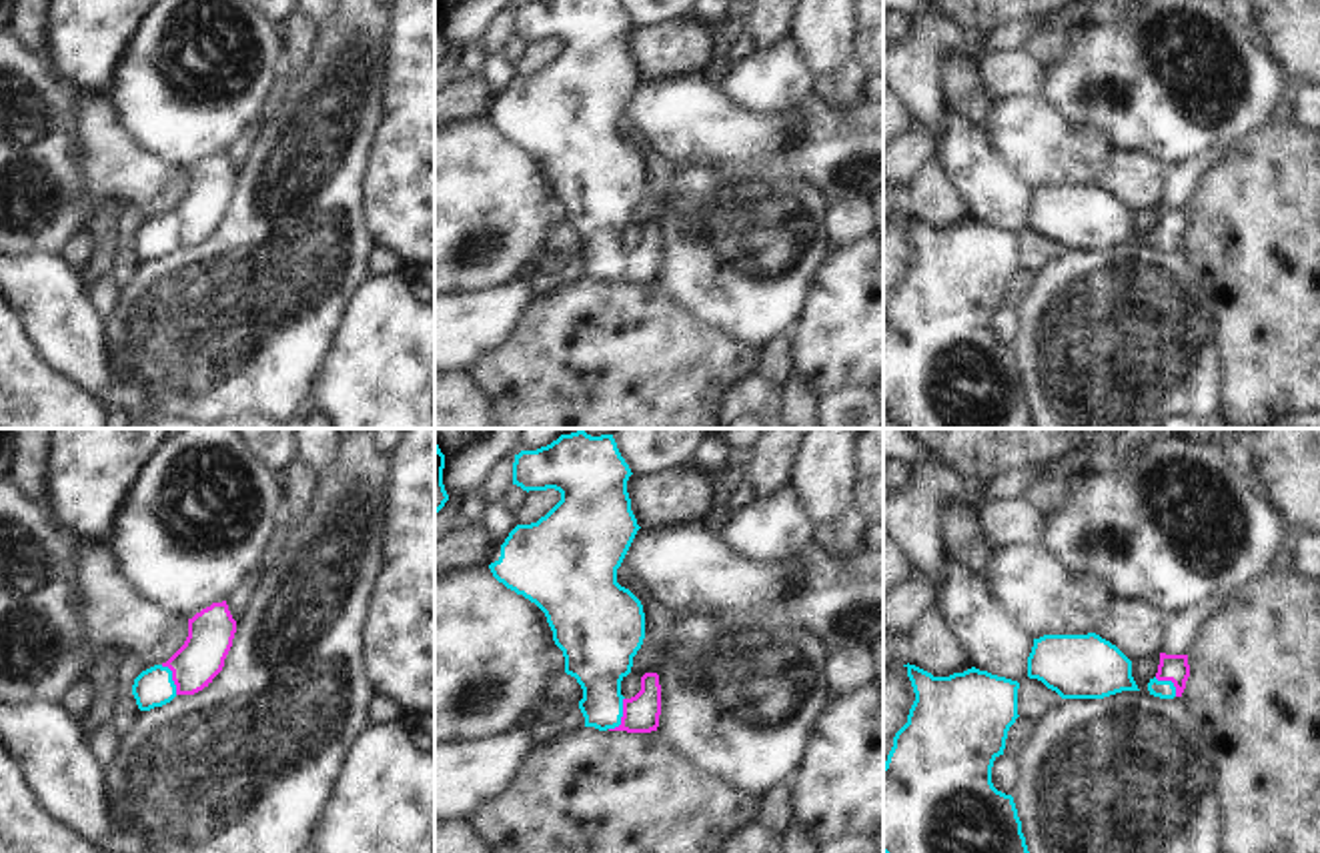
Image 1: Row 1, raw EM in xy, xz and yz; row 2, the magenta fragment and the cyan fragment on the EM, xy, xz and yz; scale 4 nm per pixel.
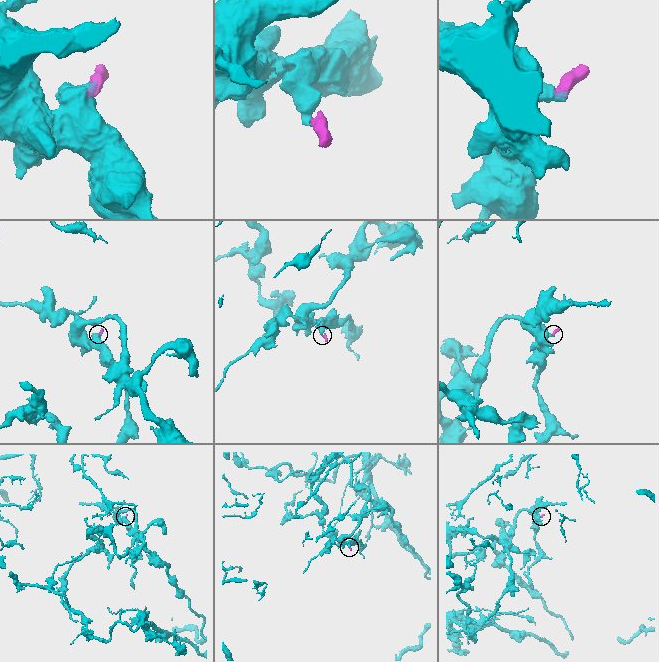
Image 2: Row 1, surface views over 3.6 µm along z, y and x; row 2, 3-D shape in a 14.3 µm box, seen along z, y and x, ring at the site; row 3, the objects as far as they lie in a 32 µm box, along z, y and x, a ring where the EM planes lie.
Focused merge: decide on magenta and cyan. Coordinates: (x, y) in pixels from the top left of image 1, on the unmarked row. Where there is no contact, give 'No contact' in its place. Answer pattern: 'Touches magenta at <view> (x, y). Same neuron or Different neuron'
Touches magenta at xz (623, 267). Same neuron.

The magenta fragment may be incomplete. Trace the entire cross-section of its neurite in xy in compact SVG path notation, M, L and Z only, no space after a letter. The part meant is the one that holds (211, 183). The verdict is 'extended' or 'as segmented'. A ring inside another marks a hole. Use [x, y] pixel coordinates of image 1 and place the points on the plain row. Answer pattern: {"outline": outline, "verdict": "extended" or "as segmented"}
{"outline": "M226 152L188 170L184 196L162 216L142 222L132 236L132 246L140 262L150 262L170 254L176 246L194 246L208 238L222 222L232 198L236 172Z", "verdict": "extended"}

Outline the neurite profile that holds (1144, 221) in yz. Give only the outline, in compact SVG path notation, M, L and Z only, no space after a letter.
M1160 206L1144 208L1132 214L1132 228L1140 244L1150 246L1148 234L1156 228L1160 216Z

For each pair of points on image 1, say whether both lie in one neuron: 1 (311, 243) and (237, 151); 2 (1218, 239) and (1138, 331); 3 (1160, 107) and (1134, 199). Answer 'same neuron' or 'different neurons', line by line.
1: different neurons
2: different neurons
3: different neurons

